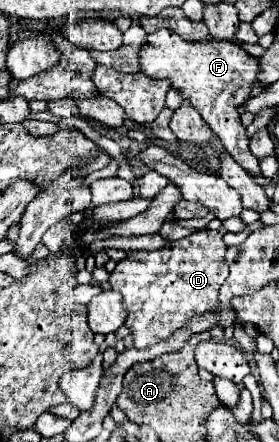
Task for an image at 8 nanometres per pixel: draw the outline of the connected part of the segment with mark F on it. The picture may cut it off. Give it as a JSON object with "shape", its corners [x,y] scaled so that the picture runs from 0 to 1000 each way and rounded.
{"shape":[[[563,68],[520,81],[498,118],[498,163],[541,176],[584,176],[613,186],[613,199],[642,204],[663,226],[720,258],[720,267],[756,285],[771,308],[792,317],[806,339],[864,371],[900,398],[935,398],[928,362],[892,339],[885,294],[864,281],[849,244],[900,217],[900,195],[921,186],[921,136],[892,127],[871,109],[821,90],[713,90],[670,95],[613,68]]]}

